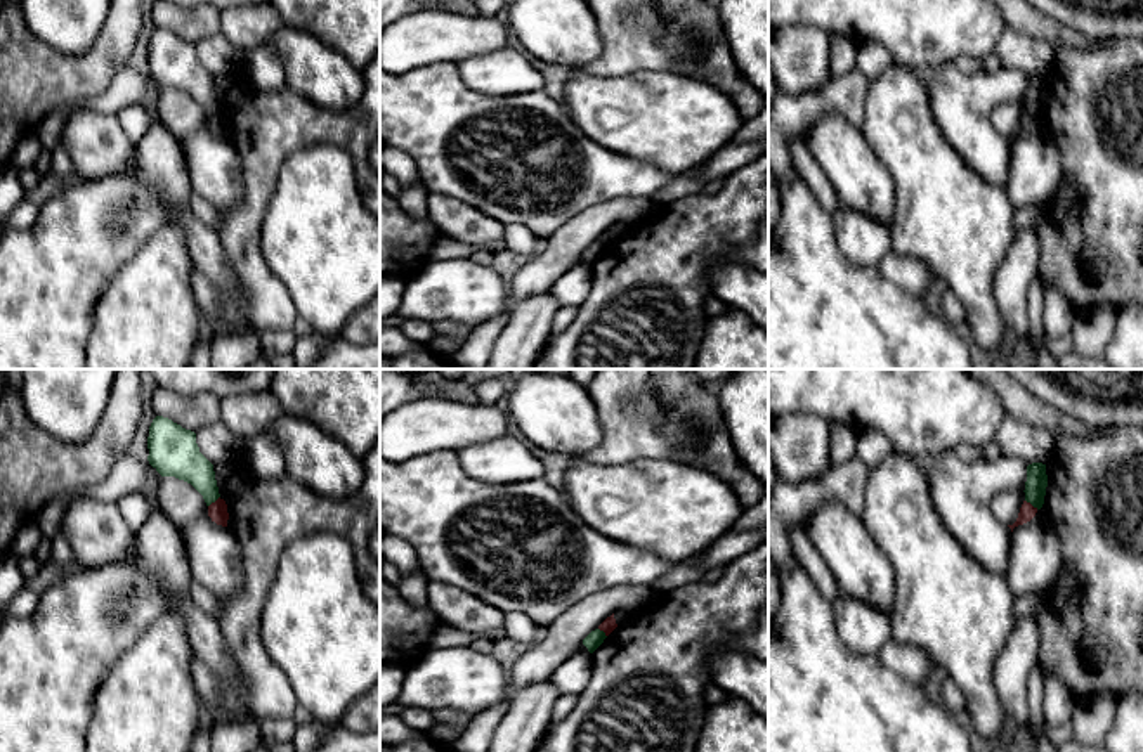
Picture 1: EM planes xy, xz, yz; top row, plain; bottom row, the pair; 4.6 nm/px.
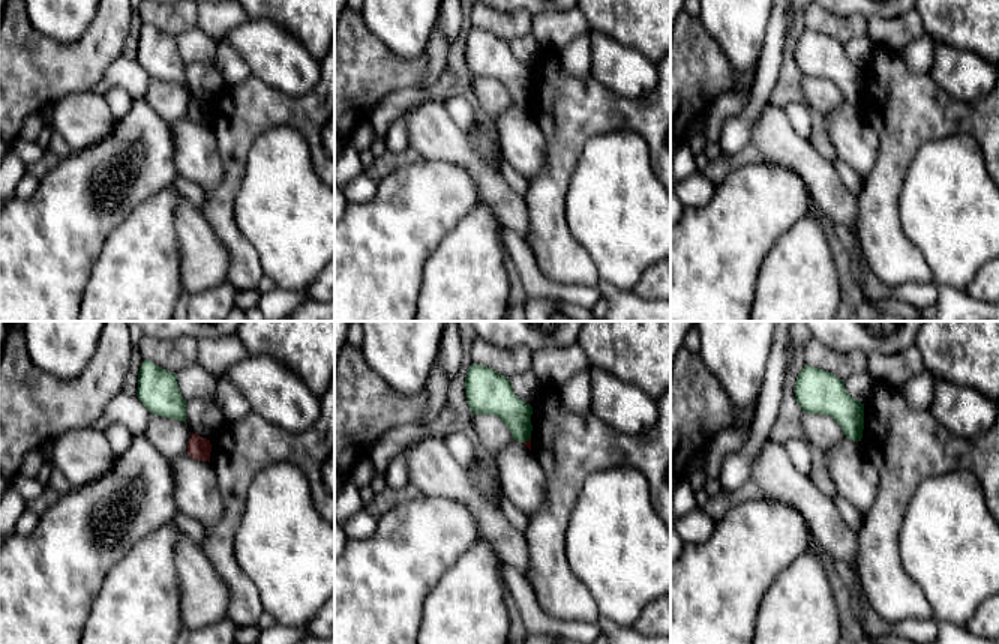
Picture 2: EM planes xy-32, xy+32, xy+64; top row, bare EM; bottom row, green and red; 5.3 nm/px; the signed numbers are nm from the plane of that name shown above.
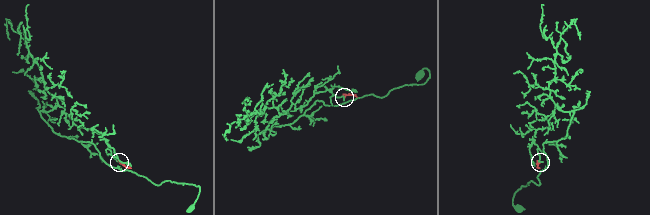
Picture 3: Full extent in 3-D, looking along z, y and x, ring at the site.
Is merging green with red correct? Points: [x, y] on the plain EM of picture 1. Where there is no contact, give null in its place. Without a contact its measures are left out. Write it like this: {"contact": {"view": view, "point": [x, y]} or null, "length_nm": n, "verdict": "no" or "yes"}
{"contact": {"view": "yz", "point": [1032, 116]}, "length_nm": 80, "verdict": "no"}

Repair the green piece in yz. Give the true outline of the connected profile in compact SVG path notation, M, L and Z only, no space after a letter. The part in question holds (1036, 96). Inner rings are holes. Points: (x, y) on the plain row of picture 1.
M1032 75L1027 78L1025 113L1041 121L1048 99L1046 76Z

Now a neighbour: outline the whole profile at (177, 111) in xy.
M161 88L153 114L179 139L208 125L203 107L191 95L175 88Z

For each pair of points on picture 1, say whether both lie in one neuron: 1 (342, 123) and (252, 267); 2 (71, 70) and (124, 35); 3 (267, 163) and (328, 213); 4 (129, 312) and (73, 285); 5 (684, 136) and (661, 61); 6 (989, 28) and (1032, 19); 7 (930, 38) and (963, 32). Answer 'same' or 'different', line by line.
1: same
2: same
3: different
4: different
5: different
6: different
7: same

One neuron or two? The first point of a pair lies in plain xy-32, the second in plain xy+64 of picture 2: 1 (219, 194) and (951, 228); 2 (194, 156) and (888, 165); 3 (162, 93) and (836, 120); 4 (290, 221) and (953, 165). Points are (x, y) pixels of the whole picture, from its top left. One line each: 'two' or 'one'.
1: two
2: two
3: two
4: one

